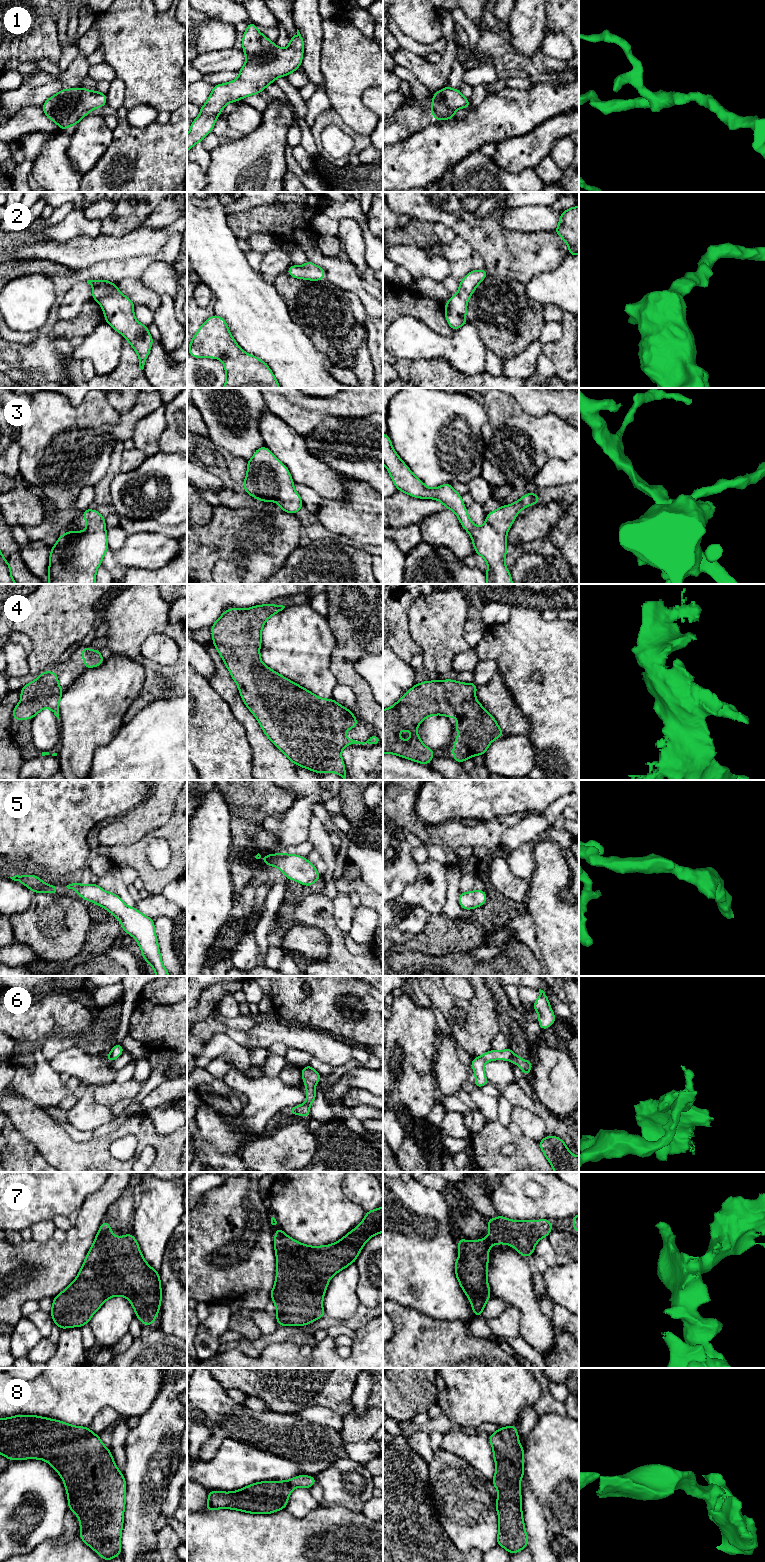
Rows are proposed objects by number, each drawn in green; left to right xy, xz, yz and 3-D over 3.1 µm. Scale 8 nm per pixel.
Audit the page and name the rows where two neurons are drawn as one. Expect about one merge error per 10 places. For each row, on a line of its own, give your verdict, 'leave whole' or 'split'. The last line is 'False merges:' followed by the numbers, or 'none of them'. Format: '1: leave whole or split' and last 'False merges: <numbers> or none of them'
1: leave whole
2: leave whole
3: leave whole
4: leave whole
5: leave whole
6: split
7: leave whole
8: leave whole
False merges: 6

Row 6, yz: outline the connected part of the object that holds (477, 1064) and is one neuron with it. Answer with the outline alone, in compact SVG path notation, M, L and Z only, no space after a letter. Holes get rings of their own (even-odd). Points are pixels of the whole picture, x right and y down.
M507 1048L503 1051L489 1050L485 1054L472 1059L471 1068L475 1072L475 1088L481 1088L489 1083L484 1072L484 1065L488 1061L493 1060L507 1060L512 1061L514 1052L511 1048Z

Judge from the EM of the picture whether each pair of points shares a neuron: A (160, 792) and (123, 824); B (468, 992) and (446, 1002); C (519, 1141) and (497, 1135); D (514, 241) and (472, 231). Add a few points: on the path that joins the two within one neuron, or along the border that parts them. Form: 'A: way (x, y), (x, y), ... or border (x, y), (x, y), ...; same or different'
A: way (153, 802), (133, 822); same
B: border (443, 986), (459, 999), (469, 1000), (475, 994); different
C: way (514, 1139), (502, 1135); same
D: way (504, 241), (491, 241), (482, 234); same

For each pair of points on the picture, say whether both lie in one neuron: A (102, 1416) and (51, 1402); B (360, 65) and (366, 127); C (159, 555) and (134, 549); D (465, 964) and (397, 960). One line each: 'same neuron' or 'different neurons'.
A: different neurons
B: same neuron
C: same neuron
D: same neuron

